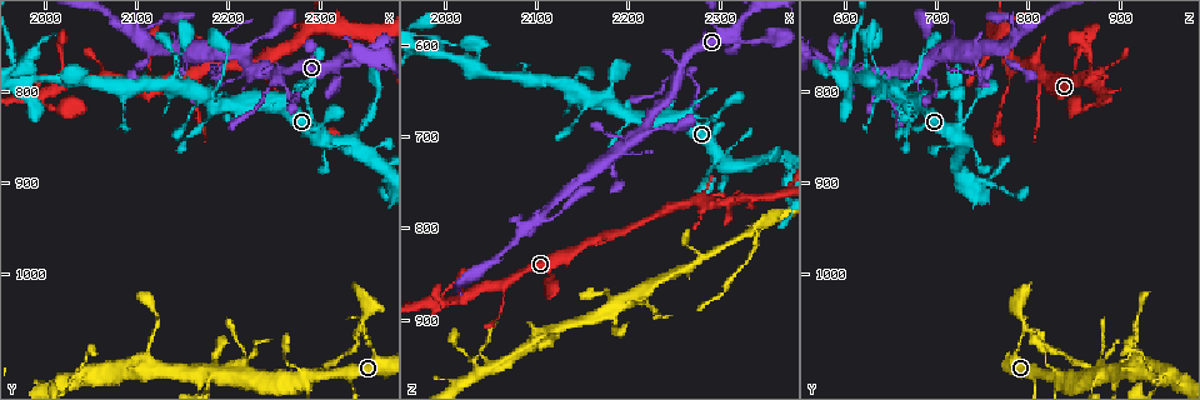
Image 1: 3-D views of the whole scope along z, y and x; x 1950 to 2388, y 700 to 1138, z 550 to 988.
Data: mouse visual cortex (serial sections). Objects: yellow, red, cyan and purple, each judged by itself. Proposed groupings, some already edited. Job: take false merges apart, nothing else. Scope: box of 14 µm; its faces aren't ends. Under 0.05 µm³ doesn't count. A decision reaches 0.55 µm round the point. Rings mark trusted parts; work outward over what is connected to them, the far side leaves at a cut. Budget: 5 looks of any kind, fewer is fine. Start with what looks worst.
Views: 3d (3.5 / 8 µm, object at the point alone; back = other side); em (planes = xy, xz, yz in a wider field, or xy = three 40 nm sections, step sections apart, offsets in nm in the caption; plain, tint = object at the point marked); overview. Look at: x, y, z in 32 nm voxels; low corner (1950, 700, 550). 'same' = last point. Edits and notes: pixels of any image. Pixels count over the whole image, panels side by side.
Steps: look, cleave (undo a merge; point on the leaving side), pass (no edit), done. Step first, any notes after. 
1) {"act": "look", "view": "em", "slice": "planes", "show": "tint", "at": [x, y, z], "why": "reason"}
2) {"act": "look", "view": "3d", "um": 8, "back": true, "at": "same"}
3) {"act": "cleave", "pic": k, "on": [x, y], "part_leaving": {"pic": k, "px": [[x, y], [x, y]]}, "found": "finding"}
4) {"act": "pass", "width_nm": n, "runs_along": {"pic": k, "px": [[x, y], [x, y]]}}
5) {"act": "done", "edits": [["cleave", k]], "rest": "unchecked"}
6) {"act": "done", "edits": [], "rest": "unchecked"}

{"act": "look", "view": "3d", "um": 3.5, "at": [2345, 1065, 795], "why": "sharp bend"}

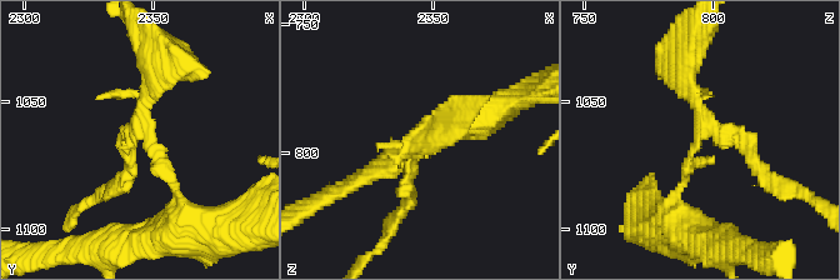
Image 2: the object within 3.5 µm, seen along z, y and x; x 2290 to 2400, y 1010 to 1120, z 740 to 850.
{"act": "look", "view": "em", "slice": "xy", "step": 3, "show": "tint", "at": [2348, 1066, 795], "why": "need the tissue"}

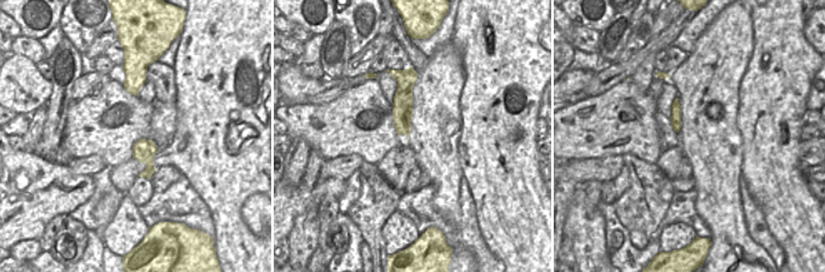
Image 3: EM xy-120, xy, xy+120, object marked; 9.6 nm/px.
{"act": "pass", "found": "one cell here"}

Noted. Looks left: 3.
{"act": "look", "view": "3d", "um": 3.5, "at": [2285, 1115, 835], "why": "four-way junction"}

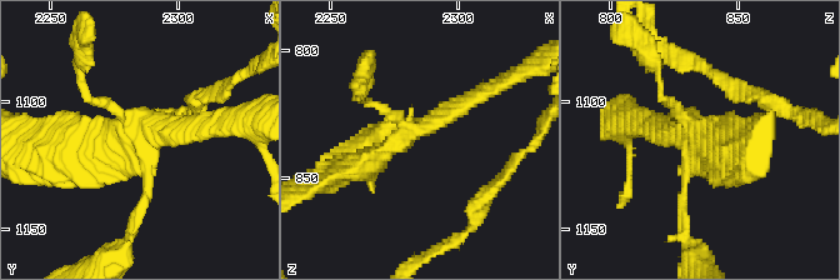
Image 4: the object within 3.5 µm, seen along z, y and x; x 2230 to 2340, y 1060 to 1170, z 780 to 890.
{"act": "look", "view": "em", "slice": "xy", "step": 1, "show": "tint", "at": [2283, 1111, 832], "why": "shape alone is not enough"}

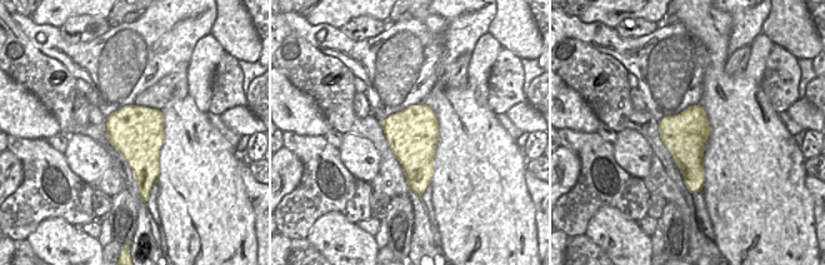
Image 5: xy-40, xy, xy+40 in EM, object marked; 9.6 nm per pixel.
{"act": "pass", "runs_along": {"pic": 4, "px": [[485, 90], [363, 166], [344, 166]]}, "found": "continuous, no second cell"}

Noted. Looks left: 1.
{"act": "done", "edits": [], "rest": "unchecked"}

